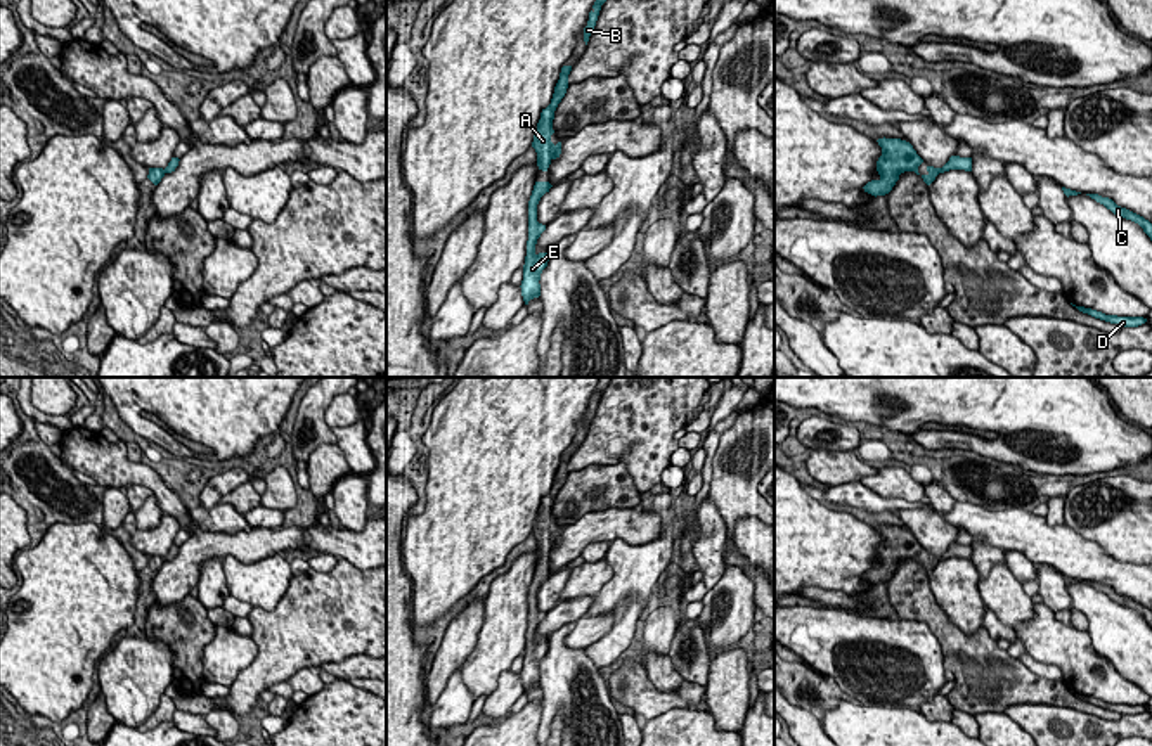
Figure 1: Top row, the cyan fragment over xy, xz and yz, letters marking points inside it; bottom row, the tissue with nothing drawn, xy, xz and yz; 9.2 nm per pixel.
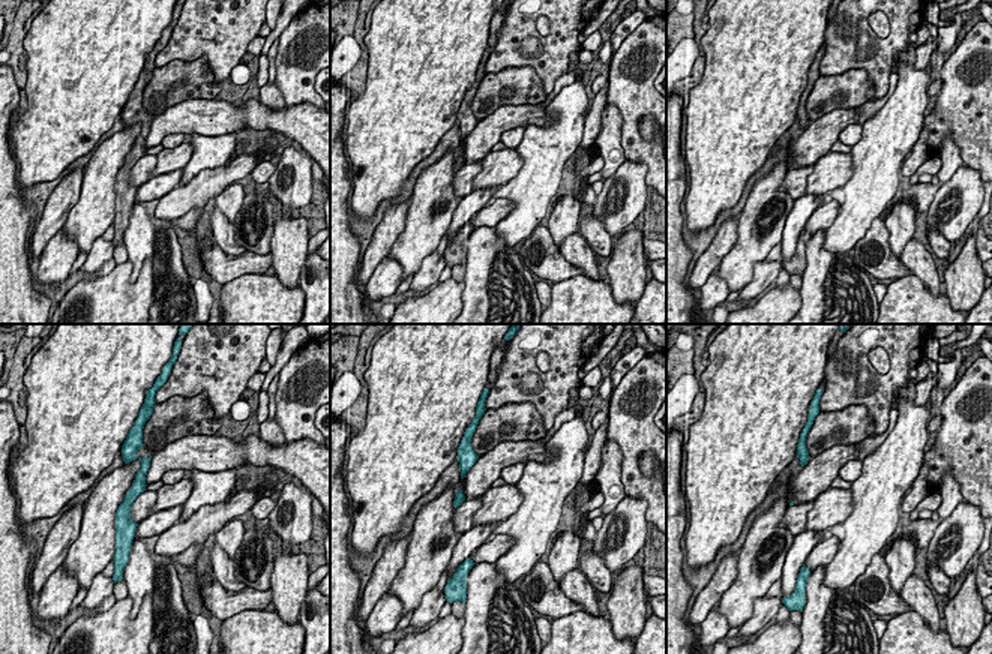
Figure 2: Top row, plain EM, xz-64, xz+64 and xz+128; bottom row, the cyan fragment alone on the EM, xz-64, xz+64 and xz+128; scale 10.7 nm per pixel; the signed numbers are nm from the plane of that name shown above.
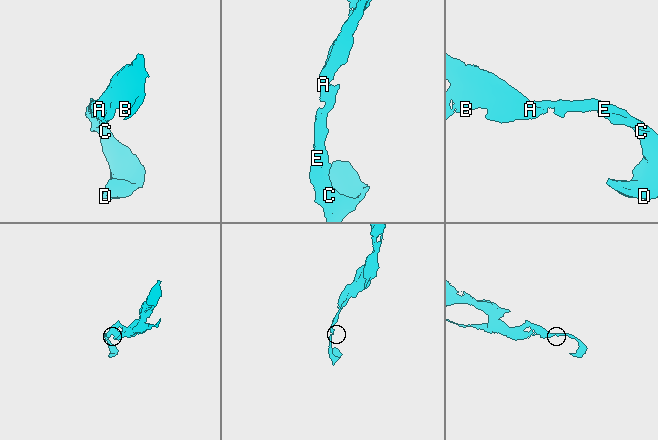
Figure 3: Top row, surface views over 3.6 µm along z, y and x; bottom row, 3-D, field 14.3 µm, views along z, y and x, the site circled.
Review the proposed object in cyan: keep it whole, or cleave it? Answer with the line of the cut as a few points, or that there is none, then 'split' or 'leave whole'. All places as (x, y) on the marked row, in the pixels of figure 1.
cut none; leave whole

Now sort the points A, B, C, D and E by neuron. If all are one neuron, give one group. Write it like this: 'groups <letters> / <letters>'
groups A B C D E

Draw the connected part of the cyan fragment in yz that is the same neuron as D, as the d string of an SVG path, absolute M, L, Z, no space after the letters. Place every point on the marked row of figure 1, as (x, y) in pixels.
M1076 306L1076 308L1083 313L1095 317L1095 318L1100 318L1100 320L1105 320L1110 324L1117 324L1121 327L1138 327L1147 322L1147 318L1143 318L1143 317L1117 317L1117 315L1105 315L1102 312L1084 308L1084 306Z

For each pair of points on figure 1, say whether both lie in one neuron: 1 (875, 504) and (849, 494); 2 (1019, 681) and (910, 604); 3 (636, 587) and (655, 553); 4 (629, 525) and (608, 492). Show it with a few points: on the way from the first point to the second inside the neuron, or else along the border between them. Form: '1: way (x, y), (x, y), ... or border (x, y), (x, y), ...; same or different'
1: way (868, 501), (856, 495); same
2: way (991, 677), (938, 623); same
3: way (636, 578), (636, 572), (647, 561); same
4: border (634, 508), (598, 509), (579, 518); different

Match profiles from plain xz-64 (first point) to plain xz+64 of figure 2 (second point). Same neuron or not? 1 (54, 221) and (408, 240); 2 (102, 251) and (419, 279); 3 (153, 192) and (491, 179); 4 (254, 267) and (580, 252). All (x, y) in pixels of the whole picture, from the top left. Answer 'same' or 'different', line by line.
1: different
2: same
3: different
4: different

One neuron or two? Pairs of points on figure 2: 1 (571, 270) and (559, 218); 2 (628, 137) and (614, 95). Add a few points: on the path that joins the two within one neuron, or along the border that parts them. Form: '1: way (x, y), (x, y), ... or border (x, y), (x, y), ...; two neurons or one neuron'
1: border (547, 227), (559, 249); two neurons
2: way (629, 126), (629, 110), (625, 105); one neuron

